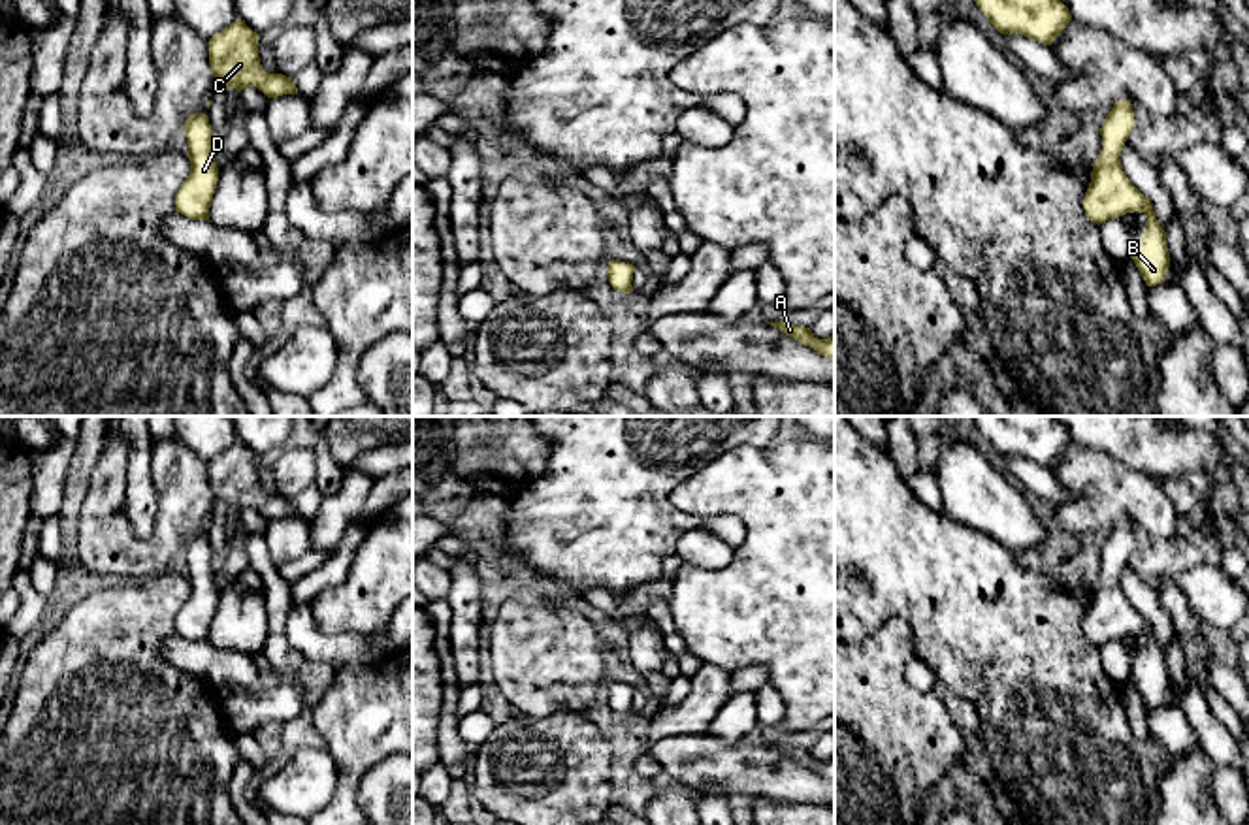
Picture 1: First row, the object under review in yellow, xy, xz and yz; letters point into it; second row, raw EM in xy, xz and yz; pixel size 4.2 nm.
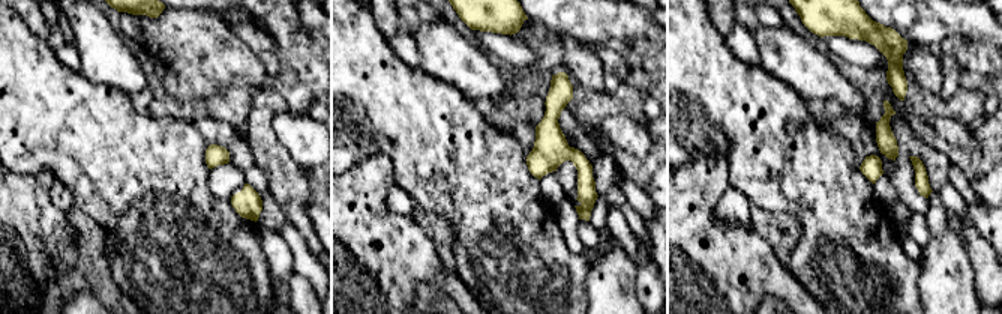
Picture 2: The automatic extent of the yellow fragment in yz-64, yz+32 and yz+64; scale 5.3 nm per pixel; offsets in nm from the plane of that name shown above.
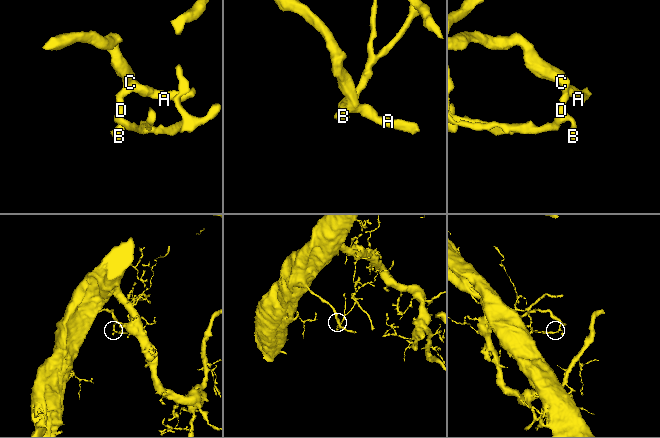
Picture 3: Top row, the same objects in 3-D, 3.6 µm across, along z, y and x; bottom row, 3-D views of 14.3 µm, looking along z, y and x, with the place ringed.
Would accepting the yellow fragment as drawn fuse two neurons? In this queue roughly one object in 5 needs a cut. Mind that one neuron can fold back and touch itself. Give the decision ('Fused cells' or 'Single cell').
Single cell

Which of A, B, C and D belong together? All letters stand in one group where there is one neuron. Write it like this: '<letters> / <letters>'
A B C D

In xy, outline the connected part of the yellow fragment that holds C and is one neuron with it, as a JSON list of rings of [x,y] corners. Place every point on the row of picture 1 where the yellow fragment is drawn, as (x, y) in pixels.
[[[241,19],[209,38],[211,75],[224,81],[226,90],[241,92],[245,87],[256,87],[268,98],[298,94],[292,77],[269,73],[262,68],[258,57],[258,34]]]

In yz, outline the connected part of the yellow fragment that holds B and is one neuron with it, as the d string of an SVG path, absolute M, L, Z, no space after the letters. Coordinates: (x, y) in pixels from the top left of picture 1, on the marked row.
M1130 100L1115 102L1106 115L1100 136L1102 151L1091 171L1091 183L1083 198L1083 209L1091 222L1102 224L1127 213L1144 213L1147 222L1142 241L1132 249L1140 275L1147 286L1164 283L1170 267L1170 252L1166 249L1166 232L1155 218L1153 203L1127 177L1119 153L1125 149L1134 128L1134 111Z

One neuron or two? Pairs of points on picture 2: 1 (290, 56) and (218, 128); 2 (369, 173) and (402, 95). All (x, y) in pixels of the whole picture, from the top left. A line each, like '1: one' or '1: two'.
1: two
2: two

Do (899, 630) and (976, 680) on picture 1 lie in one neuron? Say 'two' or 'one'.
two

